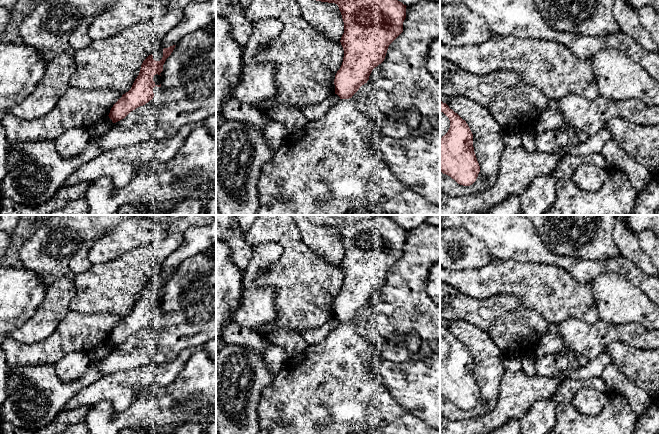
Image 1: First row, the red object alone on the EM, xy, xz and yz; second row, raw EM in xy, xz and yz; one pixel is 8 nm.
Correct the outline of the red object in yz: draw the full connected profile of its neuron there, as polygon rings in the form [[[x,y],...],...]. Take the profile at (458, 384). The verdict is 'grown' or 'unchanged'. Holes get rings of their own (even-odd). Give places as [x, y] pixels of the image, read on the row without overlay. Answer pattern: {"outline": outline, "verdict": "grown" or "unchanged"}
{"outline": [[[442,325],[440,335],[450,344],[448,356],[440,363],[440,396],[460,409],[470,410],[480,396],[473,371],[473,358],[466,345]]], "verdict": "unchanged"}

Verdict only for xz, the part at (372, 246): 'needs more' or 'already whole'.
already whole

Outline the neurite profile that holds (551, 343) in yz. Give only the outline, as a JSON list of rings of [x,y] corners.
[[[549,324],[546,334],[540,339],[534,352],[536,358],[548,354],[570,354],[571,351],[564,345],[560,336],[558,324]]]

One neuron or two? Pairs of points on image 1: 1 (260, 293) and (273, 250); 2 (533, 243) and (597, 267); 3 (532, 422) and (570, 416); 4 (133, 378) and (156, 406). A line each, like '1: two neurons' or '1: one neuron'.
1: one neuron
2: one neuron
3: two neurons
4: two neurons

